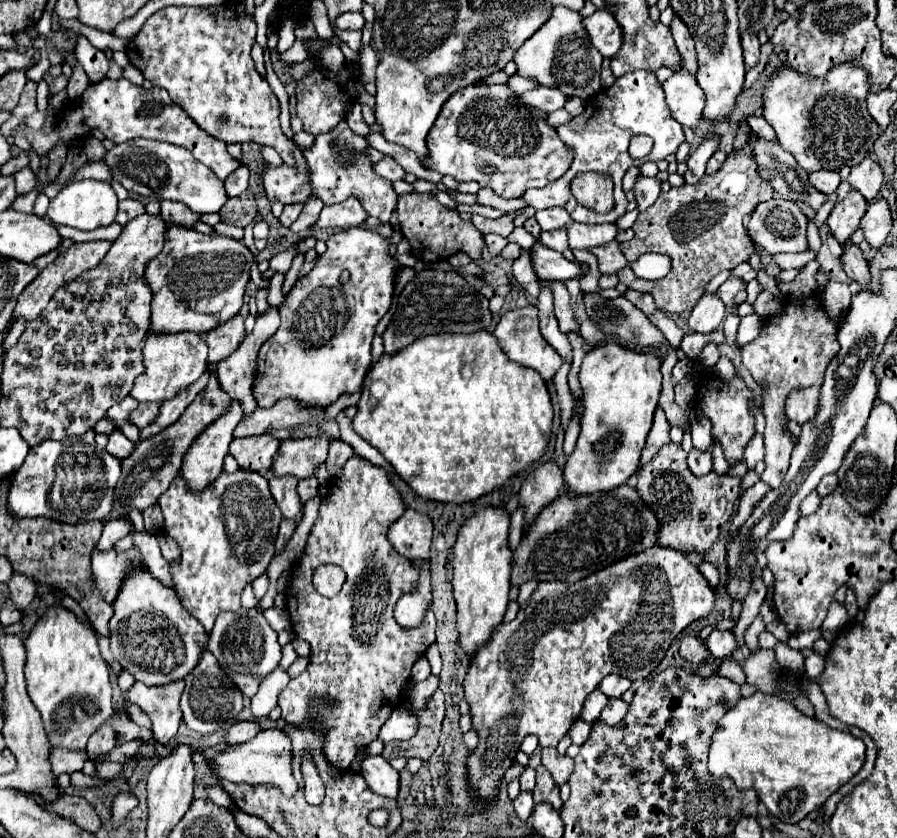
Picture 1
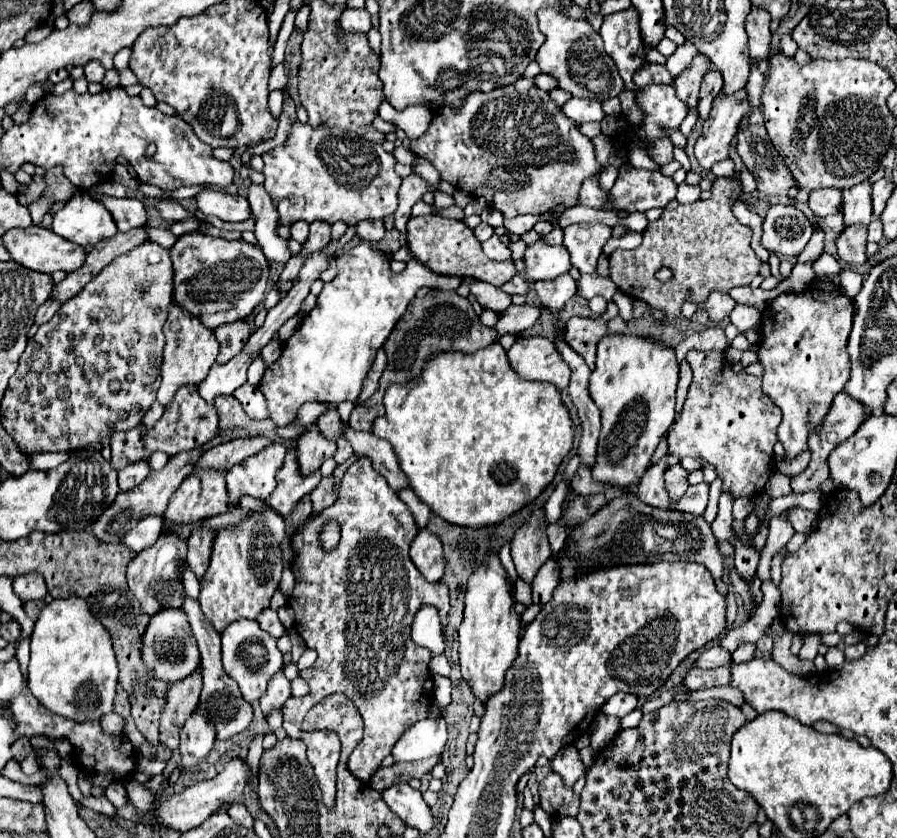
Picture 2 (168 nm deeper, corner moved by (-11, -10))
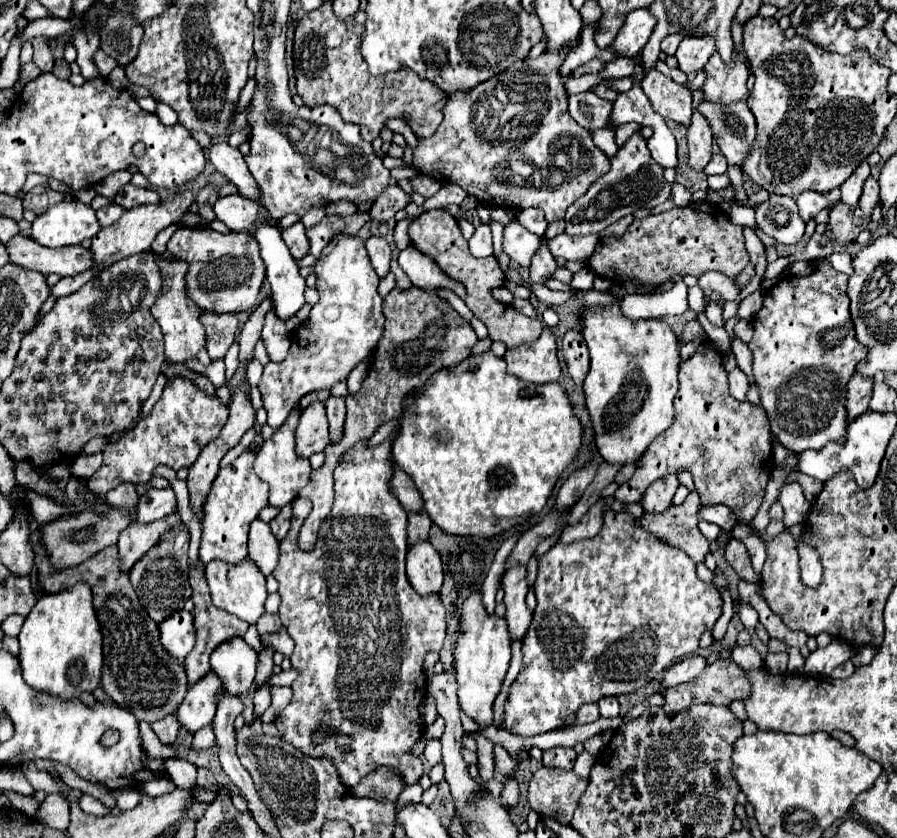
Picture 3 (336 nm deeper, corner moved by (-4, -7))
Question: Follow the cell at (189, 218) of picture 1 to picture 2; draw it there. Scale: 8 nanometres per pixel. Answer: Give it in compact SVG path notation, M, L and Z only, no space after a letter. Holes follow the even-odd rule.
M161 199L161 201L157 201L155 209L159 211L161 217L173 219L173 221L183 221L183 219L191 217L191 213L189 213L187 209L183 209L183 207L181 207L177 201L173 201L173 199Z

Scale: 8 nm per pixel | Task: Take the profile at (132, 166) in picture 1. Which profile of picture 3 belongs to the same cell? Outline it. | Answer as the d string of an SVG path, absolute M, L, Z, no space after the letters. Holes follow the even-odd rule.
M240 194L222 196L214 204L216 218L222 220L234 232L250 228L252 220L256 220L256 212L256 204L252 204L252 200L244 200Z

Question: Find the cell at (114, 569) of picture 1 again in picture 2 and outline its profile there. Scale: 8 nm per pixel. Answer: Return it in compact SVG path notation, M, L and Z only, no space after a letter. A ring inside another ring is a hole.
M161 535L155 545L149 549L143 549L127 569L127 585L133 591L133 595L141 601L141 607L145 613L155 615L155 611L163 611L163 607L175 607L181 609L185 591L183 591L183 579L179 573L179 563L187 557L187 541L177 535Z

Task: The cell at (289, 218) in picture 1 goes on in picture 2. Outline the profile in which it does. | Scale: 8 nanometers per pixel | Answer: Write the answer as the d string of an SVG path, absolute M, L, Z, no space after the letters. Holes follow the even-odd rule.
M297 221L291 225L291 239L295 239L297 243L305 243L309 235L309 223L307 221Z

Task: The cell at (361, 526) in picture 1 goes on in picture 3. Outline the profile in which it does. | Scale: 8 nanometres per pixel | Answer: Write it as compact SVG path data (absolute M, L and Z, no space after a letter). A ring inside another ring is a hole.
M384 440L380 446L374 446L370 448L366 442L360 442L360 444L354 444L342 458L340 458L340 464L336 466L334 470L334 490L336 490L336 498L334 498L334 508L328 516L328 520L324 522L324 528L320 528L320 534L318 534L318 544L312 552L302 552L298 548L298 530L302 526L302 522L306 520L306 516L310 514L312 506L310 506L310 500L308 498L296 498L294 500L294 516L292 516L292 526L290 526L290 532L286 534L286 538L280 542L280 562L278 566L274 568L274 578L280 582L280 596L282 596L282 604L280 604L280 620L284 624L284 628L288 630L288 634L292 636L292 640L296 642L296 648L290 656L292 660L292 666L298 670L298 678L294 680L292 684L292 690L294 690L294 698L292 702L278 714L278 718L274 720L280 736L294 744L296 748L300 748L304 754L310 754L310 756L332 756L334 762L338 764L338 774L342 778L344 784L348 786L356 786L366 774L370 774L372 770L376 770L378 766L392 766L392 768L398 768L406 778L410 780L404 780L406 784L414 784L418 782L418 778L422 776L422 760L418 756L412 756L410 754L410 748L412 744L424 734L424 724L422 724L422 718L420 718L420 712L418 712L418 706L424 698L424 692L426 692L426 676L422 674L422 660L426 656L428 650L440 650L442 648L442 642L444 642L444 636L446 636L446 610L444 610L444 604L440 600L438 594L428 594L428 596L420 596L414 592L412 584L408 582L408 576L406 576L406 570L404 570L404 554L408 550L408 542L406 542L406 510L402 508L402 504L396 500L396 496L392 496L392 492L388 490L388 480L392 476L392 456L390 456L390 442ZM320 726L329 727L332 730L338 730L340 734L348 736L350 740L350 750L341 750L336 745L336 736L327 735L324 738L322 744L313 744L312 736Z

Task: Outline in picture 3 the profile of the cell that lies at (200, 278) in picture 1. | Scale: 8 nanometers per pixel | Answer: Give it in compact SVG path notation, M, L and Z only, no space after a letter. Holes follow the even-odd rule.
M178 228L168 240L168 252L176 260L184 260L188 264L188 274L184 278L186 294L196 302L200 310L228 314L256 306L258 290L266 272L258 254L258 244L250 234L220 234L210 228Z

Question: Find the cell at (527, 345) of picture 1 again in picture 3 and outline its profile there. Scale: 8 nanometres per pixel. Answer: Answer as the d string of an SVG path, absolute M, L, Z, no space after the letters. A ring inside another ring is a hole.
M543 330L542 336L532 344L508 348L504 354L504 360L512 376L532 382L532 384L558 382L560 378L556 338L548 330Z

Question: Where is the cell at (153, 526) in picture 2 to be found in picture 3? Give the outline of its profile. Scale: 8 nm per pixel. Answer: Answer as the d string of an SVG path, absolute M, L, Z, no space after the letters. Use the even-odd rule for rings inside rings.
M150 488L146 494L140 496L138 508L136 508L136 522L148 524L154 520L160 520L160 516L166 516L176 508L176 496L172 488Z

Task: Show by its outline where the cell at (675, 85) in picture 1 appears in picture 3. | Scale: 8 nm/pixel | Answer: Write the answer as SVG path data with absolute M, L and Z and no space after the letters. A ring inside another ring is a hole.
M684 38L678 46L676 58L678 58L678 68L684 74L692 74L702 70L710 56L714 54L714 44L708 38Z

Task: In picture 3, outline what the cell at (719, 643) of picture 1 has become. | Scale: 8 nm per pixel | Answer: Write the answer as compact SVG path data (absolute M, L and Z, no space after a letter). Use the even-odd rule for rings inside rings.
M694 654L694 656L688 656L680 662L676 662L672 668L668 668L664 674L662 674L662 682L664 686L676 686L680 682L688 682L692 678L696 678L706 666L706 658L700 656L700 654Z

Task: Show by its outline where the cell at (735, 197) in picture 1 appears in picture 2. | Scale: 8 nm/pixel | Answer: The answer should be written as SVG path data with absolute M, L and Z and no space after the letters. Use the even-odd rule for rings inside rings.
M715 179L707 201L699 199L691 205L679 205L673 211L665 209L661 219L647 225L643 243L637 249L615 249L609 255L611 281L621 293L663 309L667 319L681 317L681 305L685 303L687 291L691 293L689 301L703 307L709 293L715 289L729 293L733 287L749 285L759 273L761 261L751 249L751 229L741 225L731 213L731 203L739 199L739 195L733 179ZM661 267L673 271L671 281L663 283L655 277Z

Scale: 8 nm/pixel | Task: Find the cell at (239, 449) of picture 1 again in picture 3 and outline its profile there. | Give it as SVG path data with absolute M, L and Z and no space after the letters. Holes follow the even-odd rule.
M256 452L240 454L230 466L220 468L212 490L204 504L202 518L202 542L200 542L200 560L206 564L208 560L220 558L224 562L240 562L246 558L246 542L248 542L248 526L258 516L258 512L268 504L268 484L262 482L254 474Z

